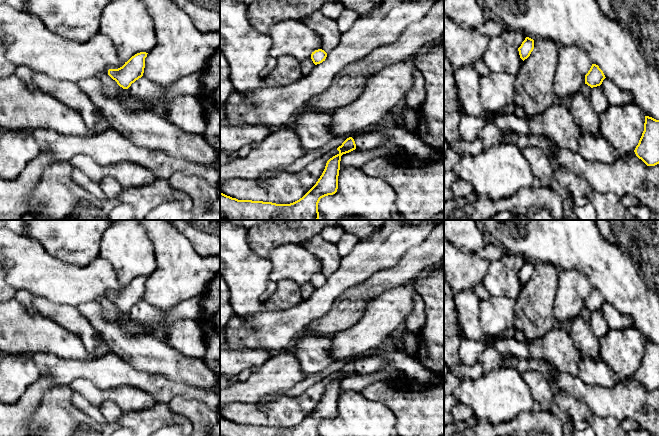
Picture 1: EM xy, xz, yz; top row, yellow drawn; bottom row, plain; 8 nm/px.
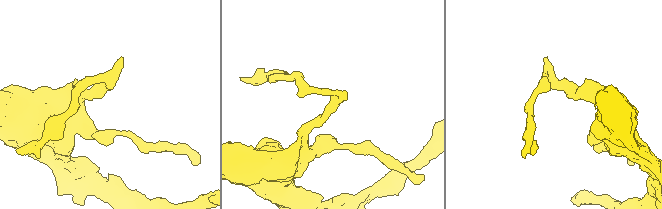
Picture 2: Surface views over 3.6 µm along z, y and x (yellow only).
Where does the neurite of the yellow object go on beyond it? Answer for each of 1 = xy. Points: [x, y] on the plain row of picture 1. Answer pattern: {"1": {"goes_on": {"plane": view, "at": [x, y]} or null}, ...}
{"1": {"goes_on": null}}

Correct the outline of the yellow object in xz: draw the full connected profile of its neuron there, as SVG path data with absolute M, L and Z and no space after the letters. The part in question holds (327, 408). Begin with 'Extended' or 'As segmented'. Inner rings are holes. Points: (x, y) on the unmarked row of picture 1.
As segmented. M352 361L337 372L339 377L330 382L316 408L299 424L290 428L238 424L220 416L220 436L318 436L321 422L333 419L338 413L340 385L343 378L356 373Z

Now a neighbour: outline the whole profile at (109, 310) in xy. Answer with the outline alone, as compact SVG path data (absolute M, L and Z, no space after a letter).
M102 298L97 302L102 307L103 317L108 321L115 321L118 315L123 314L108 298Z

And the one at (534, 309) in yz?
M535 263L533 275L516 299L514 327L524 334L527 343L542 338L557 326L554 300L558 274L559 269L551 263Z

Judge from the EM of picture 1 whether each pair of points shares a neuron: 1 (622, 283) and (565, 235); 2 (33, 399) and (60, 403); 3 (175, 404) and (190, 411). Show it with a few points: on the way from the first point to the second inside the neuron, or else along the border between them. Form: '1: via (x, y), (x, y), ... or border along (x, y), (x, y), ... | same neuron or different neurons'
1: via (608, 269), (579, 245) | same neuron
2: border along (54, 385), (41, 398), (30, 422) | different neurons
3: via (179, 405), (186, 407) | same neuron

